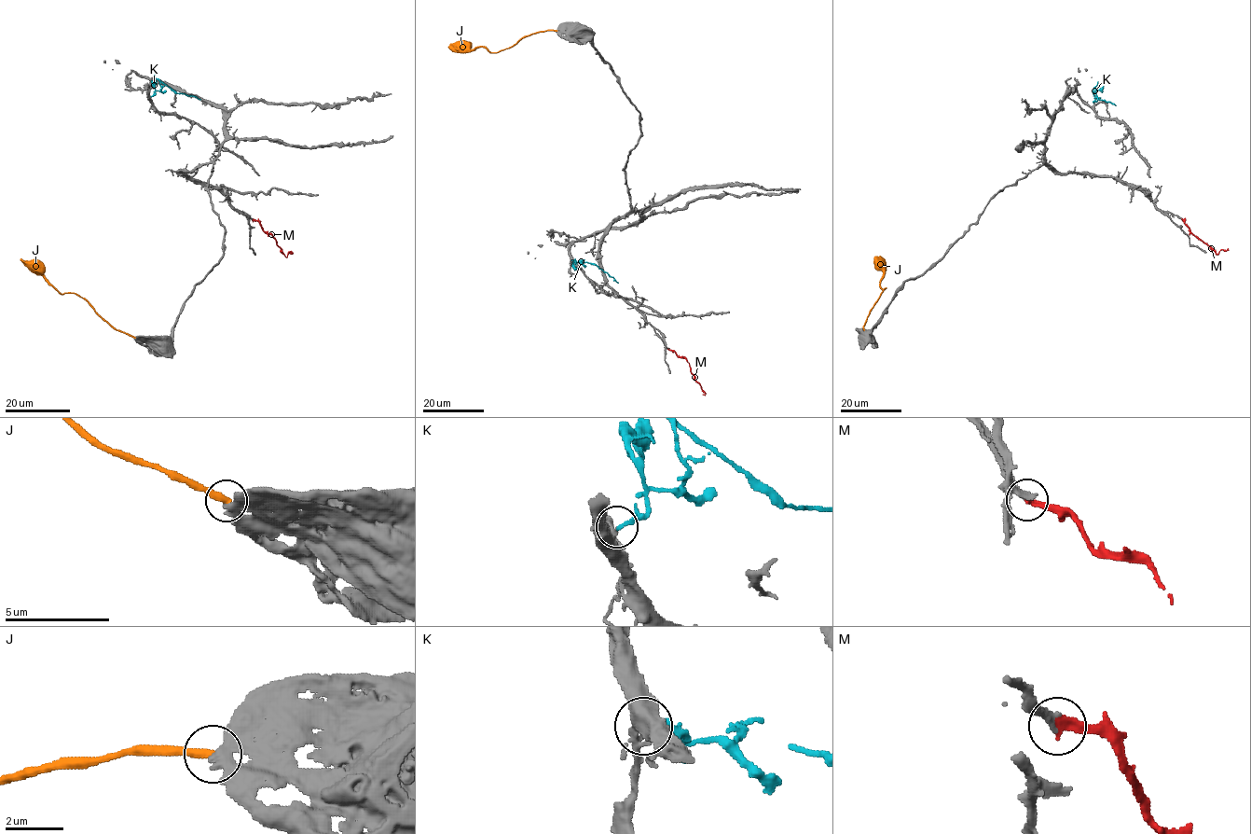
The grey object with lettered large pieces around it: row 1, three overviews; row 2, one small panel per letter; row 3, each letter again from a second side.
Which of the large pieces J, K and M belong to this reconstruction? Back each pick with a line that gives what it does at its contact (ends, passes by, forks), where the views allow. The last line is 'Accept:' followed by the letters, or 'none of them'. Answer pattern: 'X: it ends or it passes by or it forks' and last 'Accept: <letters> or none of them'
M: it ends
Accept: M

